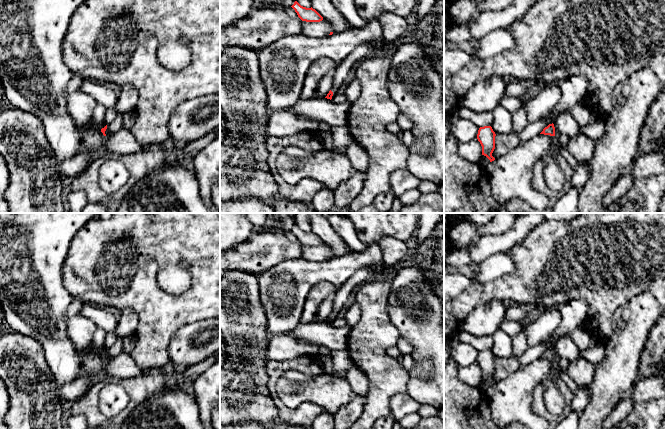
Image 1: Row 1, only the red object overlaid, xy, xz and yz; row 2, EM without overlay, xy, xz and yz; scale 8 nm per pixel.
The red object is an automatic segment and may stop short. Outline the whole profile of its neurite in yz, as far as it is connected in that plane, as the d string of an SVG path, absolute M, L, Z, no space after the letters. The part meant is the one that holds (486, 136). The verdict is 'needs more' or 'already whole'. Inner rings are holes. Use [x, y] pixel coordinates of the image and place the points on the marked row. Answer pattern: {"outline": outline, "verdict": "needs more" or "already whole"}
{"outline": "M491 126L480 127L477 134L477 139L482 146L482 155L486 156L490 162L495 160L492 156L495 149L495 136Z", "verdict": "already whole"}

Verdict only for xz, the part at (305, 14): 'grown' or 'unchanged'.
unchanged

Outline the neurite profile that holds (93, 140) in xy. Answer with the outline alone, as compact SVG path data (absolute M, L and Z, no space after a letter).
M86 129L82 132L81 147L97 156L103 153L106 137L99 129Z

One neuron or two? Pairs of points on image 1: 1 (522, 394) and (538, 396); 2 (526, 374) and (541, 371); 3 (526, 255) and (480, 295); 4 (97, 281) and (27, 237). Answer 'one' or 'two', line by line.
1: two
2: one
3: one
4: two

